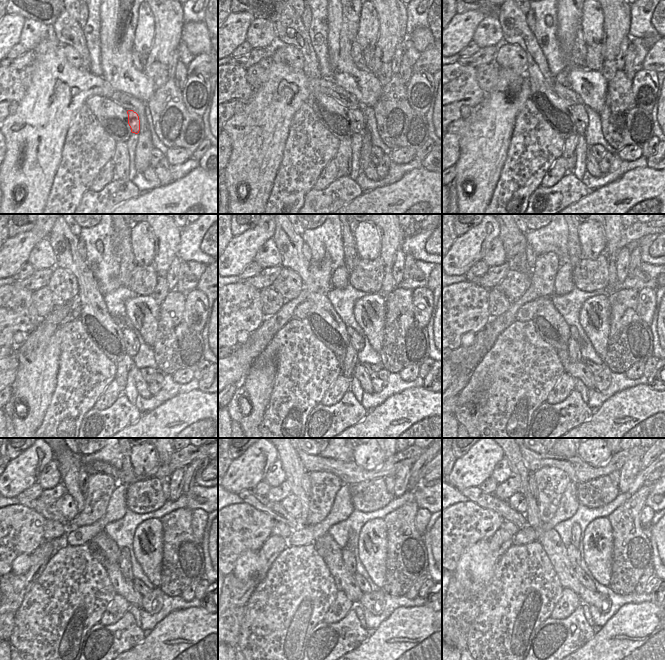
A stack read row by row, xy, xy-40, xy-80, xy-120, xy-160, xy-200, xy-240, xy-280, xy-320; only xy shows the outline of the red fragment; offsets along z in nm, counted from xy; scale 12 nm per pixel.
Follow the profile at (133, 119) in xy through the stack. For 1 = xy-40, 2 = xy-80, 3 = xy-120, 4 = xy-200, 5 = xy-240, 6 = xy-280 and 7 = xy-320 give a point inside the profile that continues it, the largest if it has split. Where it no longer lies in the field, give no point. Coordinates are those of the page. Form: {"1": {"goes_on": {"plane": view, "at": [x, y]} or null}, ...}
{"1": {"goes_on": {"plane": "xy-40", "at": [356, 118]}}, "2": {"goes_on": {"plane": "xy-80", "at": [581, 119]}}, "3": {"goes_on": {"plane": "xy-120", "at": [132, 344]}}, "4": {"goes_on": {"plane": "xy-200", "at": [574, 332]}}, "5": {"goes_on": {"plane": "xy-240", "at": [124, 551]}}, "6": {"goes_on": {"plane": "xy-280", "at": [351, 534]}}, "7": {"goes_on": {"plane": "xy-320", "at": [575, 531]}}}

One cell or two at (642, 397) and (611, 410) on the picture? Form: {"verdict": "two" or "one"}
{"verdict": "one"}

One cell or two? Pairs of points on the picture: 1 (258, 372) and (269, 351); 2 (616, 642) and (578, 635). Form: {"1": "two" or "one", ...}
{"1": "one", "2": "two"}

